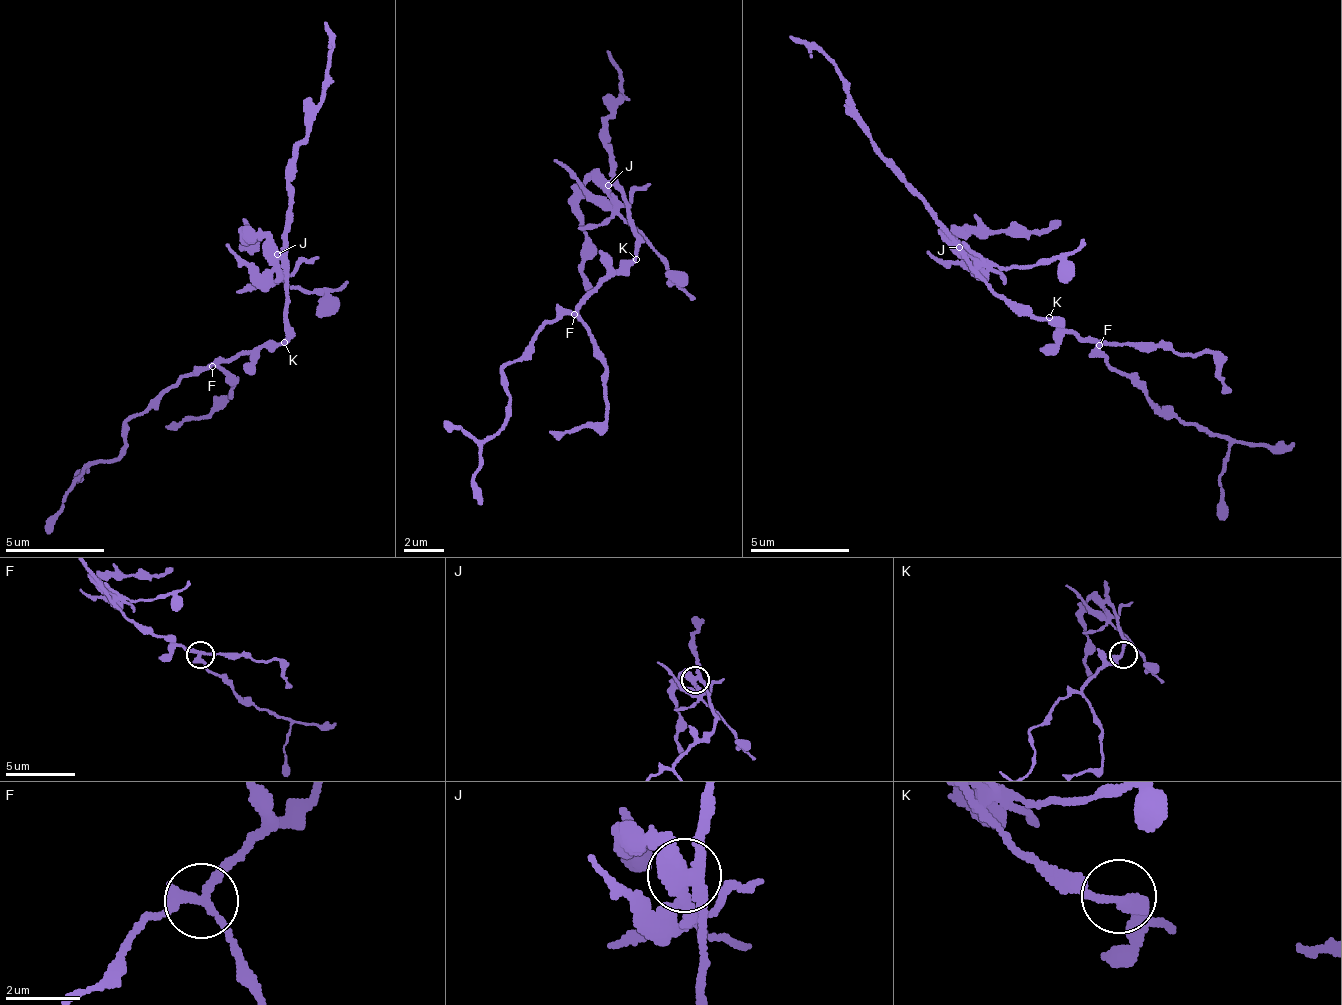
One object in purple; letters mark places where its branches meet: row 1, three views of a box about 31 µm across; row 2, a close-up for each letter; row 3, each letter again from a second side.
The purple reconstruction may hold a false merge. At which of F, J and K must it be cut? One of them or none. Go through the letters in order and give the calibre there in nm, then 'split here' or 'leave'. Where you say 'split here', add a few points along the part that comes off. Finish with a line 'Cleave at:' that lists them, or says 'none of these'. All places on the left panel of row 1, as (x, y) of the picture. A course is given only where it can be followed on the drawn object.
F: 240 nm thick; leave
J: 400 nm thick; split here; foreign part runs (276, 253), (298, 288), (327, 296), (349, 280)
K: 320 nm thick; leave
Cleave at: J

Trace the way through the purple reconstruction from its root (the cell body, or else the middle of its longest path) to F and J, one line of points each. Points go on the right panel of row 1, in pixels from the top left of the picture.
F: (1043, 318), (1061, 321), (1065, 327), (1078, 330), (1099, 345)
J: (1043, 318), (1024, 317), (979, 274), (979, 264), (958, 246)

